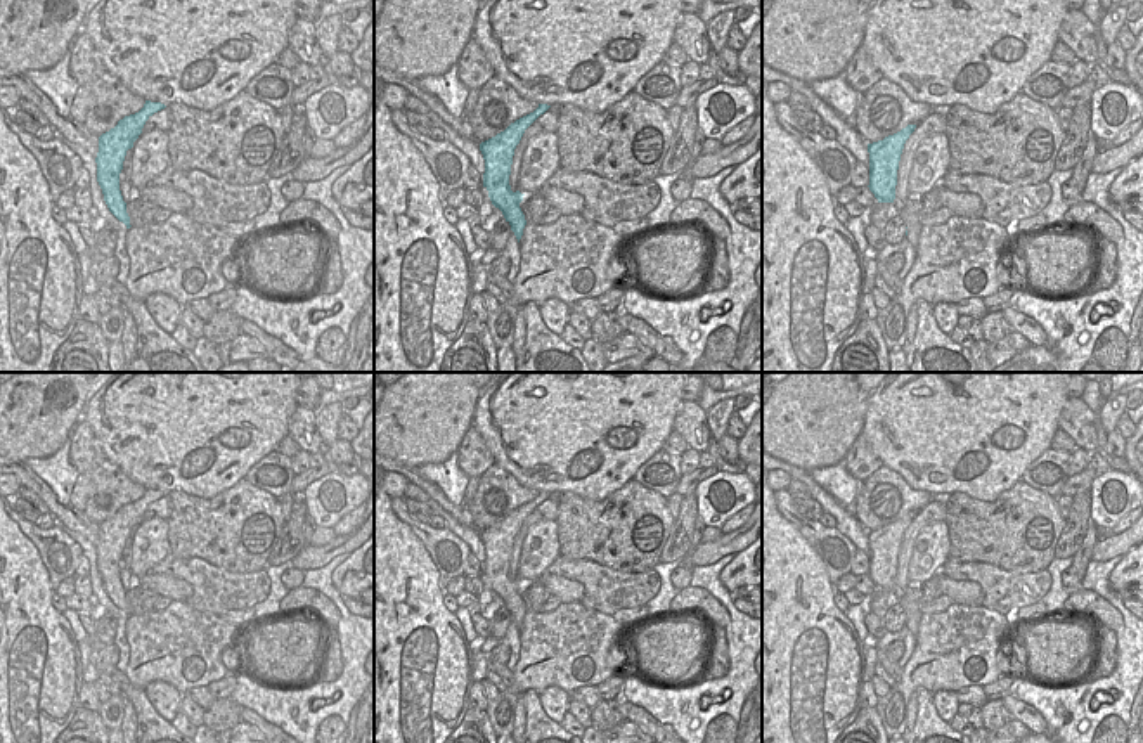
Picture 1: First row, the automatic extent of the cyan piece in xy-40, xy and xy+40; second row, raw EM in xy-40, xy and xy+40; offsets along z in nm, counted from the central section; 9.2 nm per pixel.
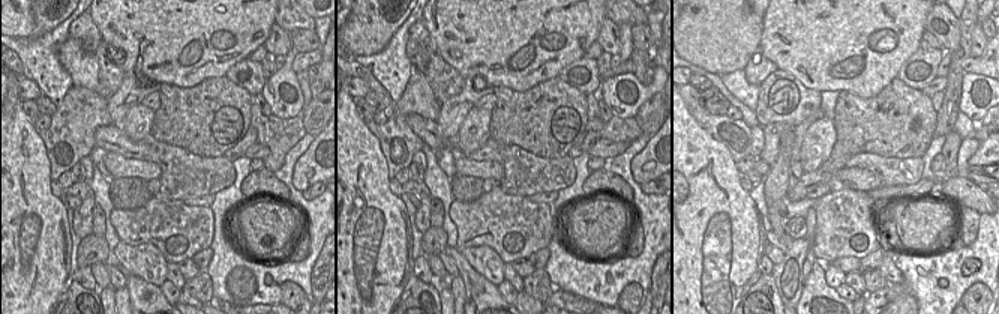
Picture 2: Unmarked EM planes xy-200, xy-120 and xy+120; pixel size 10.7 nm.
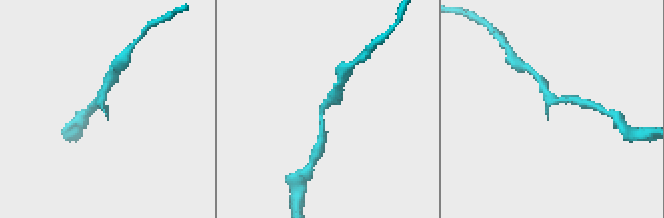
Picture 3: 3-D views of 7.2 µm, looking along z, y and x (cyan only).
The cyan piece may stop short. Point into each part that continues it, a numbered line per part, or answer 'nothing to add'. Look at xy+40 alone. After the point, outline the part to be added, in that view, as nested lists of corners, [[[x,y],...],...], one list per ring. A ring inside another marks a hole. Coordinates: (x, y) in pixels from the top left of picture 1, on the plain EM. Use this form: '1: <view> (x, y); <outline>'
nothing to add

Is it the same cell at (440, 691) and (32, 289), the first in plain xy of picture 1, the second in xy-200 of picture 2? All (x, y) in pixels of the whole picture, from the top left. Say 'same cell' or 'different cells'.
same cell

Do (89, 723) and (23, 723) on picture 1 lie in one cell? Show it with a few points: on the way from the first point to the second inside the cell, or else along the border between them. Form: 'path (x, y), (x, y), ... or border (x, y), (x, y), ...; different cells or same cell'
border (80, 707), (68, 724); different cells

